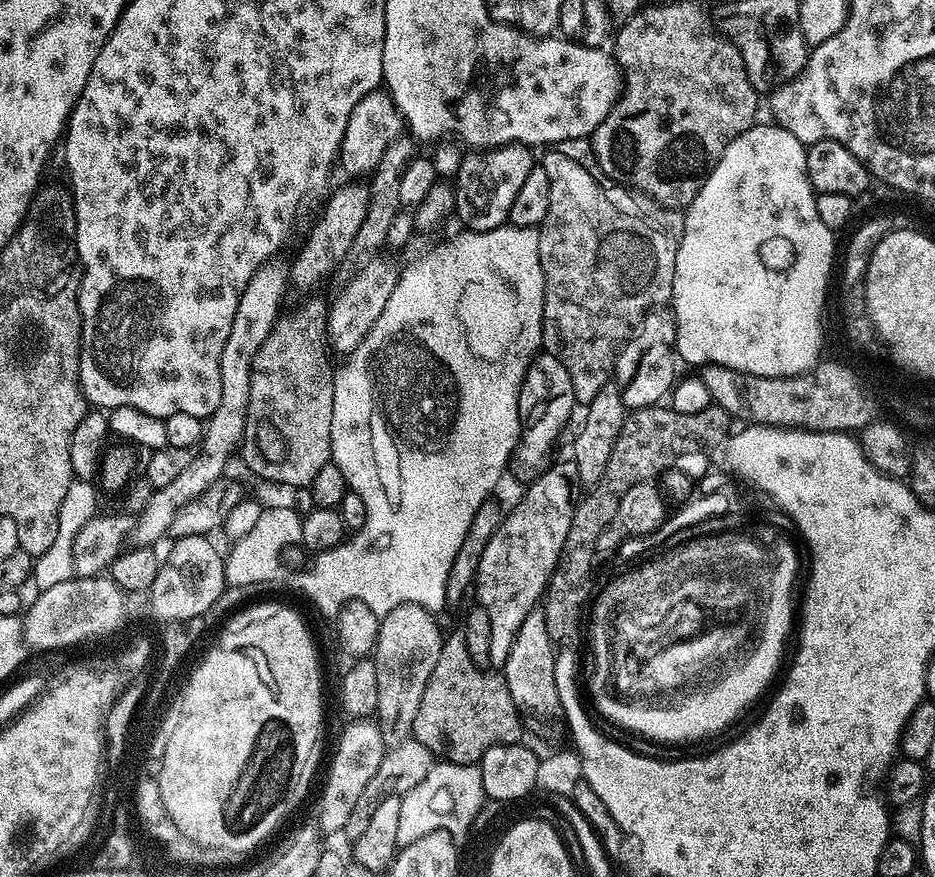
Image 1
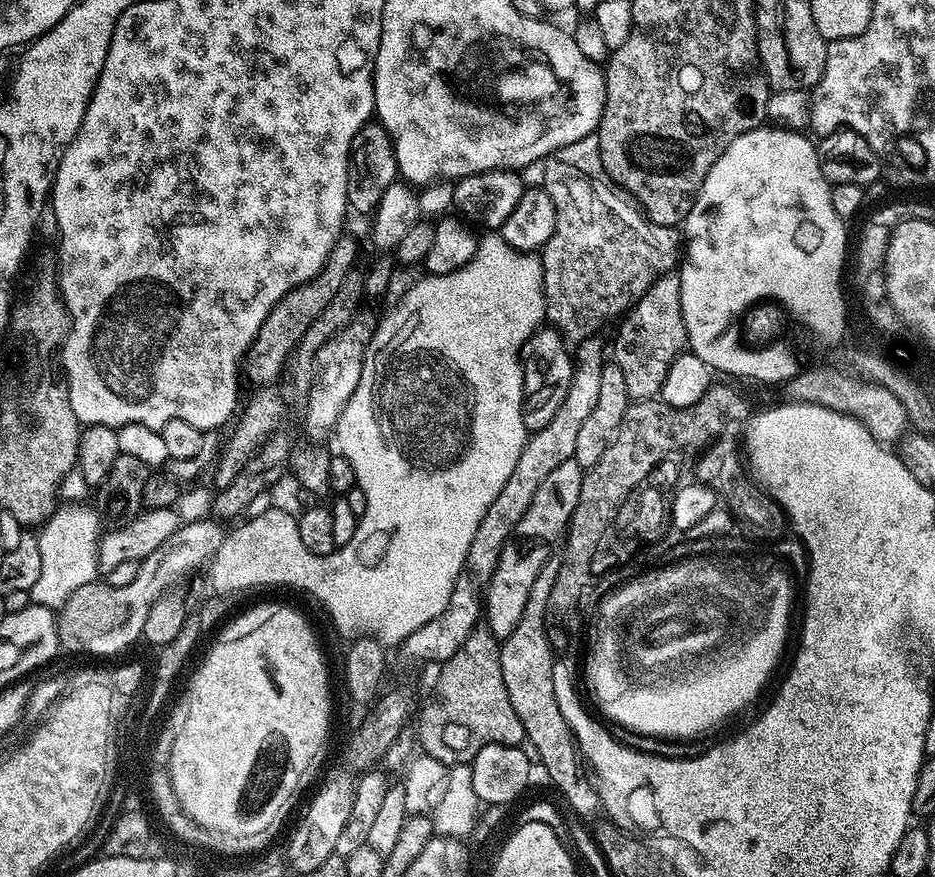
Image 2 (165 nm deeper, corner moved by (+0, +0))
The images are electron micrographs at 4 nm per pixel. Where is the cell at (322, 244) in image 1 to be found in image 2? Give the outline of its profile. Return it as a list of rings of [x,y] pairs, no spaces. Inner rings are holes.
[[[348,234],[341,236],[318,275],[310,278],[305,284],[291,288],[277,302],[274,310],[270,310],[266,322],[258,330],[254,342],[248,347],[248,352],[242,361],[243,379],[247,383],[249,380],[256,390],[264,390],[260,388],[274,383],[280,375],[280,379],[285,375],[292,358],[292,352],[298,346],[298,342],[302,342],[306,330],[310,330],[310,325],[317,320],[318,314],[322,314],[322,310],[326,310],[326,306],[334,299],[334,294],[338,294],[342,282],[346,282],[346,278],[353,275],[354,268],[352,266],[356,262],[356,244],[350,236]]]

